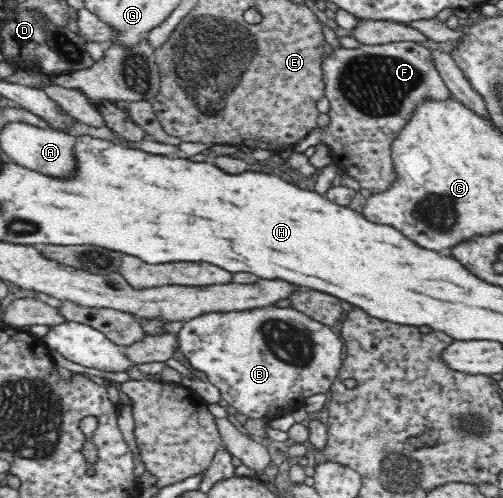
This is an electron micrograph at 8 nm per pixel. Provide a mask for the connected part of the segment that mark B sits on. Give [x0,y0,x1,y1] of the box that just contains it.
[175,306,343,422]

